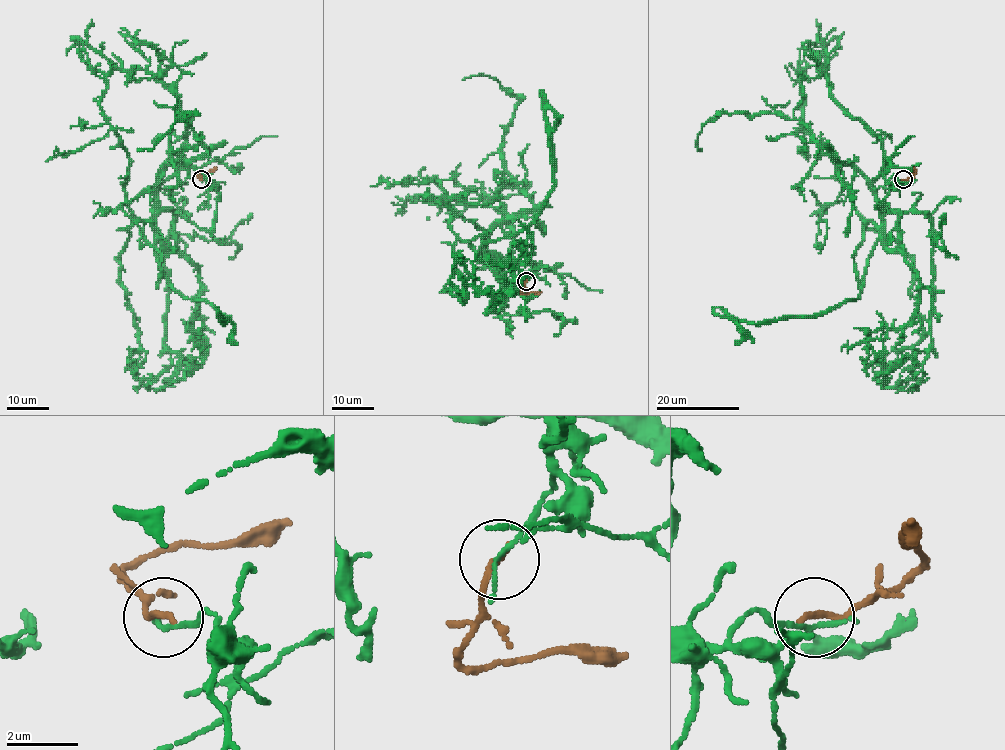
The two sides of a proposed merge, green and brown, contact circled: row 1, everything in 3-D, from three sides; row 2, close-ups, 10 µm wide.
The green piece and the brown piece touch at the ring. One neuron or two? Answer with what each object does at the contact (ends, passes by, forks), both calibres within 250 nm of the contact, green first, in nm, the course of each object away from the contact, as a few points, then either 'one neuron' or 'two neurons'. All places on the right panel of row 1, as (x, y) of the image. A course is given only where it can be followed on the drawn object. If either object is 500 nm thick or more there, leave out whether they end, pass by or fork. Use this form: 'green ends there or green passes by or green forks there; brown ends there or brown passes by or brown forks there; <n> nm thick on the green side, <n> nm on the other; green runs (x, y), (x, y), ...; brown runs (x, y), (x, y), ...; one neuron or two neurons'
green ends there; brown ends there; 150 nm thick on the green side, 190 nm on the other; green runs (903, 180), (885, 180), (885, 167), (873, 185), (881, 230), (857, 297), (807, 317), (729, 316), (753, 343); brown runs (903, 179), (916, 174), (915, 168); two neurons

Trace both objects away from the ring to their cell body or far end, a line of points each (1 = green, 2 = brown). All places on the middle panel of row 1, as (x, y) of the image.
1: (526, 281), (532, 263), (479, 250), (542, 205), (545, 107), (553, 131)
2: (526, 281), (522, 294), (541, 293)

